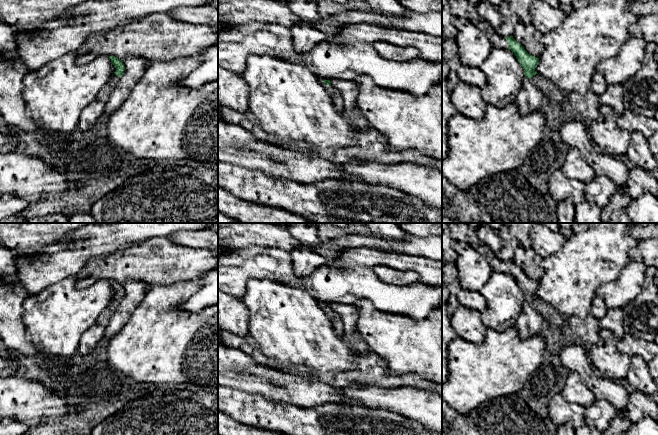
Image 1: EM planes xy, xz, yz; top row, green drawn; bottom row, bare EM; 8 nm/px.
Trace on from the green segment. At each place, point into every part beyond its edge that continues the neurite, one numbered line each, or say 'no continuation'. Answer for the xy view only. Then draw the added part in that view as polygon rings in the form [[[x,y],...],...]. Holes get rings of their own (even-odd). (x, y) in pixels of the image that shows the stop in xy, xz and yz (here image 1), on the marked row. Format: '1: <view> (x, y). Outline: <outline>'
1: xy (103, 95). Outline: [[[114,73],[110,76],[107,83],[101,88],[99,93],[97,94],[97,99],[101,101],[102,103],[106,104],[110,93],[114,89],[114,87],[117,85],[120,77],[116,76]]]

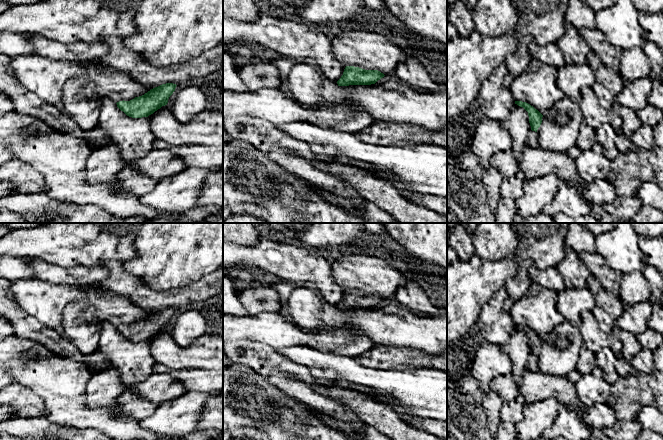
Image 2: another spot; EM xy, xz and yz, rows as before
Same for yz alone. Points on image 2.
1: yz (532, 140). Outline: [[[532,130],[530,131],[527,138],[527,145],[532,148],[540,148],[539,143],[538,143],[537,132],[532,131]]]

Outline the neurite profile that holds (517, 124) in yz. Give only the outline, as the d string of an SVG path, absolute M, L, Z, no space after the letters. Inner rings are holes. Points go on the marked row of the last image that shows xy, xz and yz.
M515 104L511 109L509 117L500 122L511 138L511 150L520 154L527 145L527 138L531 131L528 112Z

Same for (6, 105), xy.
M0 92L0 116L14 110L13 102L2 92Z

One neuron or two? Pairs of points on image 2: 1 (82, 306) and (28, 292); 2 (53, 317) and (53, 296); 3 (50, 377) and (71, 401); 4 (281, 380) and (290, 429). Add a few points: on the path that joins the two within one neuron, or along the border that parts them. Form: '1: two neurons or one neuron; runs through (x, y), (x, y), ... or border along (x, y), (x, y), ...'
1: one neuron; runs through (69, 297), (41, 297)
2: one neuron; runs through (53, 312), (53, 301)
3: one neuron; runs through (56, 383), (65, 395)
4: two neurons; border along (266, 376), (270, 382), (285, 393), (304, 403)

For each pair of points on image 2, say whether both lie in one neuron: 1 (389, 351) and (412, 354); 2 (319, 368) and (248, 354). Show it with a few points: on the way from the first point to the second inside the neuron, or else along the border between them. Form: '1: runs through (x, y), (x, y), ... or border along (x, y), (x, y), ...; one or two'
1: runs through (395, 354), (406, 354); one
2: border along (277, 351), (295, 363), (304, 365), (312, 378); two

